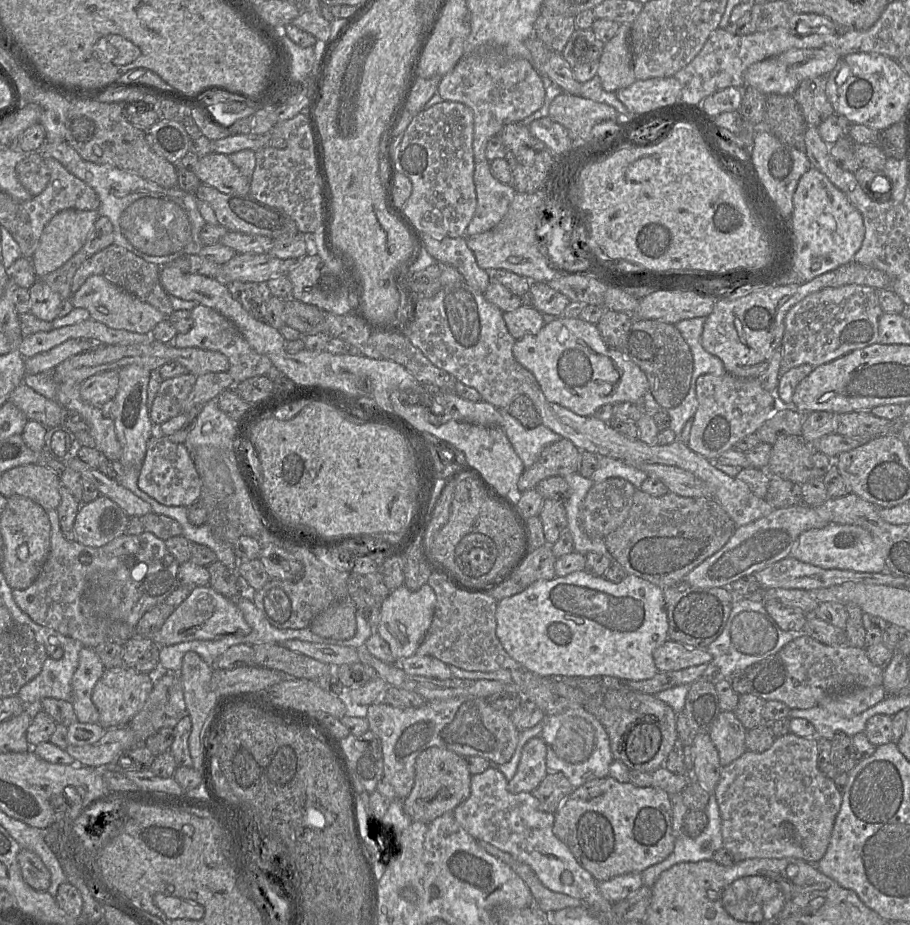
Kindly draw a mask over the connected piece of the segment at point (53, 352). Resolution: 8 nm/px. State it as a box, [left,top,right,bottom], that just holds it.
[25,339,102,375]

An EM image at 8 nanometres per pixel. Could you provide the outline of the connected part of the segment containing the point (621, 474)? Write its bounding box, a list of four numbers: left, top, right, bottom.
[590,456,648,489]

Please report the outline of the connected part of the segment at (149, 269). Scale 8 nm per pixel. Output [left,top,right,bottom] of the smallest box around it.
[71,243,174,317]

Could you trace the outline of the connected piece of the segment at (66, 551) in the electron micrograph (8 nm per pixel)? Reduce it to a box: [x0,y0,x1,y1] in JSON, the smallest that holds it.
[13,509,179,648]

